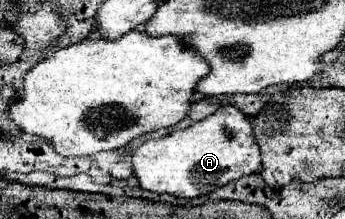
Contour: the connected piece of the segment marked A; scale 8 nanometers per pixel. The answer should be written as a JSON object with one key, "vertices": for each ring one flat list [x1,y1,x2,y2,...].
{"vertices":[[232,105,220,107,214,115,188,129,174,131,162,139,150,139,132,153,132,175,142,189,184,199,206,195,212,187,226,185,258,171,260,149,252,137,252,127,246,115]]}

